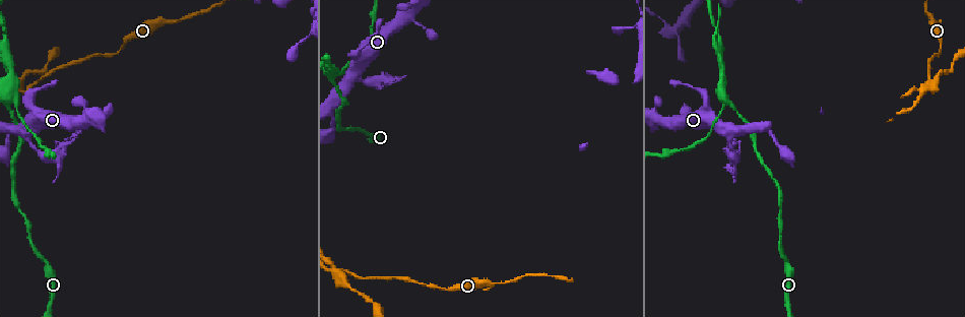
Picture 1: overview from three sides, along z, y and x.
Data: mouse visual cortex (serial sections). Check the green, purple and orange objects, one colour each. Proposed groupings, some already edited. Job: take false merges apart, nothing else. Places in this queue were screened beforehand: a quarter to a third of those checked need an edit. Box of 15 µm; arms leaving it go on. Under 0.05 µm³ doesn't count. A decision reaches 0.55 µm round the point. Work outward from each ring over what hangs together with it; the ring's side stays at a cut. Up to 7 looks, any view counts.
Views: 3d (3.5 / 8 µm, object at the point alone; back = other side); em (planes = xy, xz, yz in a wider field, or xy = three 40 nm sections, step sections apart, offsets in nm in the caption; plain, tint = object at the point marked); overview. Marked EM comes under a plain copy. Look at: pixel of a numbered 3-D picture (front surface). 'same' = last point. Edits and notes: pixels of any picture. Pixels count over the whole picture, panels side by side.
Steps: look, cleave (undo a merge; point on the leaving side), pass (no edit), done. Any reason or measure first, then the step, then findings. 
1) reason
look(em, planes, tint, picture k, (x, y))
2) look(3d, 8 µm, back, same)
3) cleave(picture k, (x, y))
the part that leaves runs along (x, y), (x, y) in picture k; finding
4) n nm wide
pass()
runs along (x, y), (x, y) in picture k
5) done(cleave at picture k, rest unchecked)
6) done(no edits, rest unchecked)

abrupt turn
look(3d, 8 µm, picture 1, (919, 87))

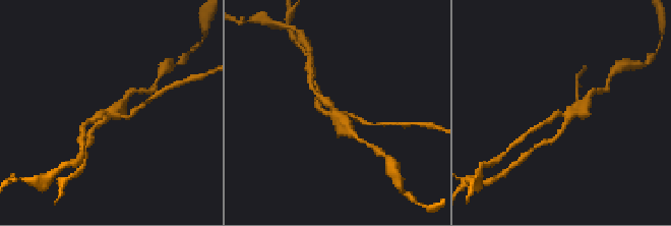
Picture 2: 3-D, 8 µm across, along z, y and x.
4 arms; arms of 150, 200, 200, 350 nm
look(em, planes, tint, picture 2, (567, 114))

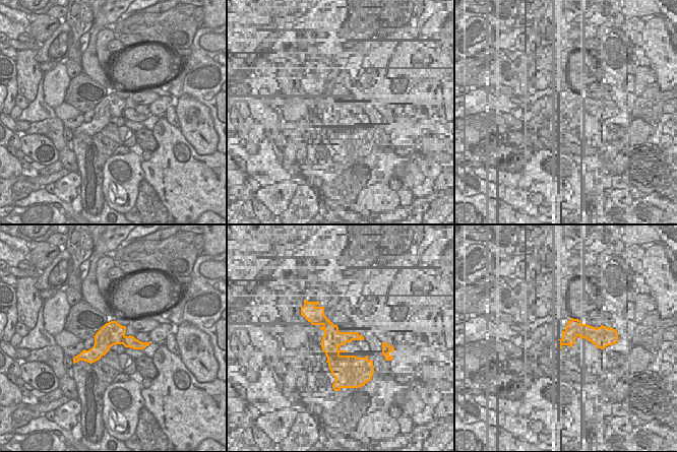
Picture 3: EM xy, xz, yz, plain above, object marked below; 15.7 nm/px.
cleave(picture 2, (585, 102))
the part that leaves runs along (569, 110), (583, 109), (596, 92) in picture 2; a second cell is stuck on

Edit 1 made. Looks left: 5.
calibre changes
look(em, xy, step 2, tint, picture 1, (162, 22))

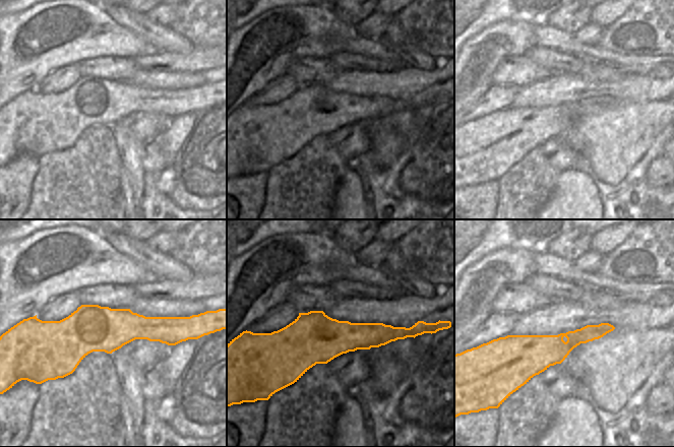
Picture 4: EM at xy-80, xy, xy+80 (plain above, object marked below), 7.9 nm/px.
look(3d, 3.5 µm, same)

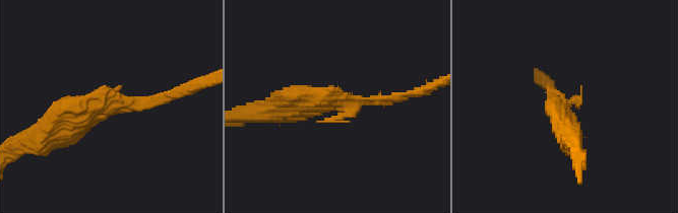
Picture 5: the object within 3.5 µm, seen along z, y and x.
pass()
runs along (408, 330), (273, 341) in picture 4; continuous, no second cell

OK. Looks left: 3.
arms part here
look(3d, 3.5 µm, picture 1, (378, 81))

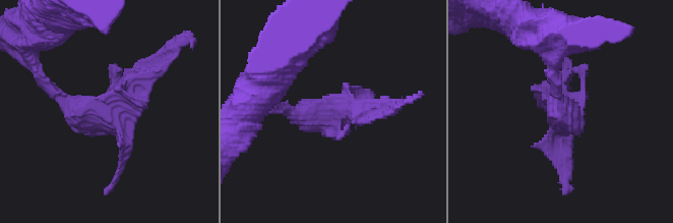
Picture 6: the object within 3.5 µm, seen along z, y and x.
look(em, planes, tint, picture 6, (336, 115))

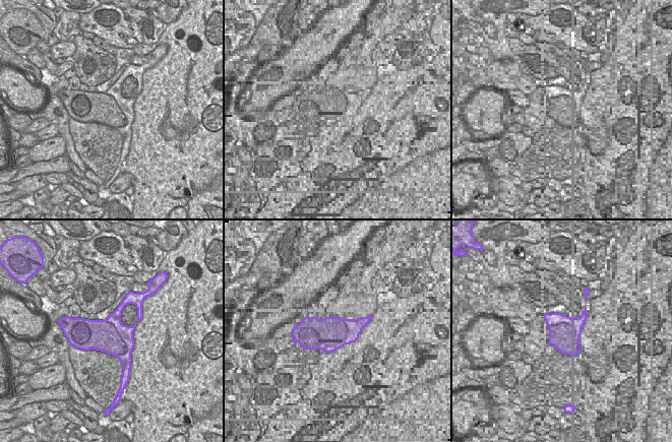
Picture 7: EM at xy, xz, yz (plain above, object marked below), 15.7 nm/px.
cleave(picture 6, (565, 68))
border along (105, 320), (117, 330), (124, 354) in picture 7; a second cell is stuck on

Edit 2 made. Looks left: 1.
done(cleave at picture 2, cleave at picture 6, rest unchecked)

